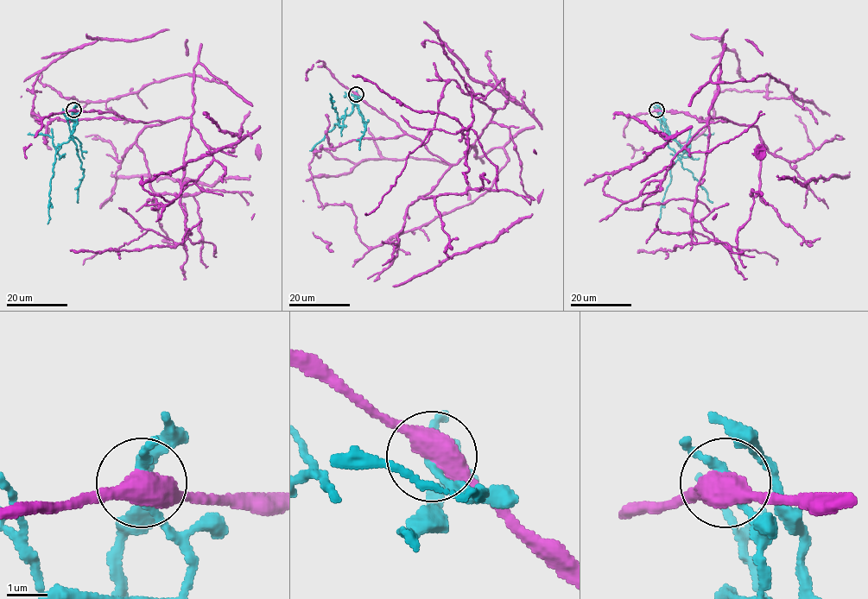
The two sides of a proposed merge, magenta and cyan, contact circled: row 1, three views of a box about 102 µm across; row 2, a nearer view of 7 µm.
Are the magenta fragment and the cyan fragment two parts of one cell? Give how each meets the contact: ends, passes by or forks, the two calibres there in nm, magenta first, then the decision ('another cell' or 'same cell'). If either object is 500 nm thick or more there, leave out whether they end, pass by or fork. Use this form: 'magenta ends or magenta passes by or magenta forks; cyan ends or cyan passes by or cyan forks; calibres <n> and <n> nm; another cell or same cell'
calibres 550 and 220 nm; another cell

